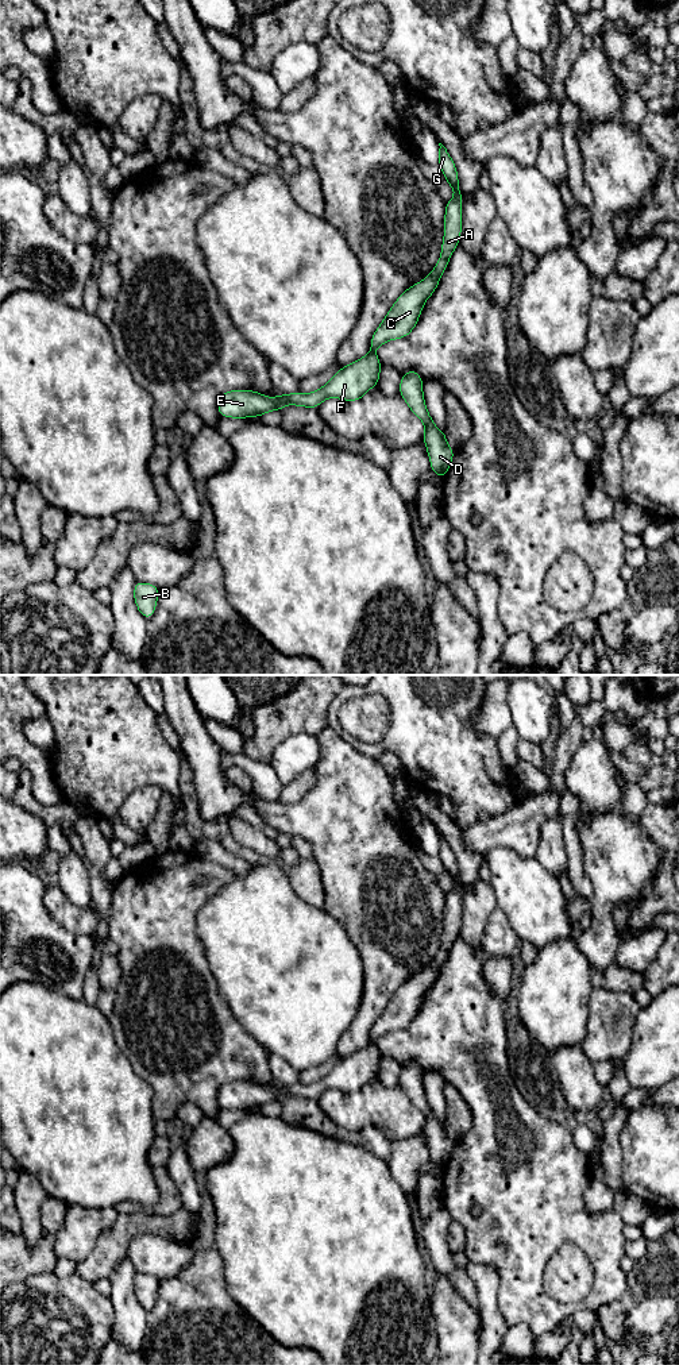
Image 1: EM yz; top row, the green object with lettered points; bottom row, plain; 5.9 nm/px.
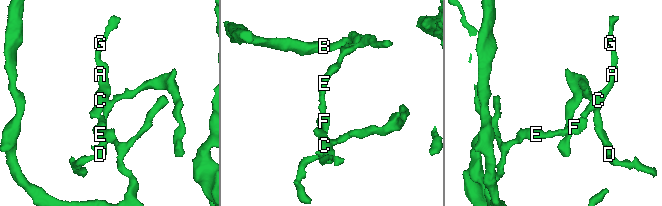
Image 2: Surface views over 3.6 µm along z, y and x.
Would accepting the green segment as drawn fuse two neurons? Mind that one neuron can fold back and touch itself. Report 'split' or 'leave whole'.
split

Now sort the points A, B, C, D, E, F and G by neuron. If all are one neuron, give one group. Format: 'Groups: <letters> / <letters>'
Groups: A C D G / B E F

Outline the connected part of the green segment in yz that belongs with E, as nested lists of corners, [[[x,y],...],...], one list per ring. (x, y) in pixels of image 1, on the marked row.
[[[374,352],[342,367],[331,381],[321,389],[304,394],[294,392],[292,394],[279,394],[274,398],[265,397],[252,390],[228,390],[219,397],[217,409],[220,417],[258,417],[270,410],[279,410],[285,405],[297,405],[305,408],[319,408],[319,405],[331,397],[344,401],[359,401],[366,392],[378,385],[382,365]]]

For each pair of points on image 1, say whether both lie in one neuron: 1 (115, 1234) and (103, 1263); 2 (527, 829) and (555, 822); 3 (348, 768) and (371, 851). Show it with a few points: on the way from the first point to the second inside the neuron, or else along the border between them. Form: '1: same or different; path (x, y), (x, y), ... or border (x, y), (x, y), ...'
1: same; path (114, 1241), (105, 1256)
2: different; border (558, 810), (541, 825), (539, 847), (533, 856)
3: same; path (351, 789), (351, 820), (357, 831)

